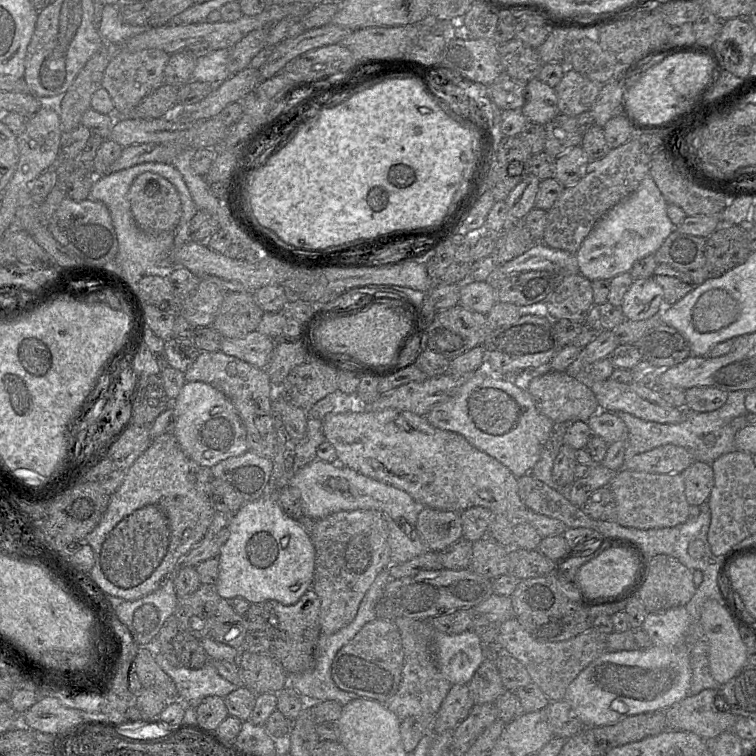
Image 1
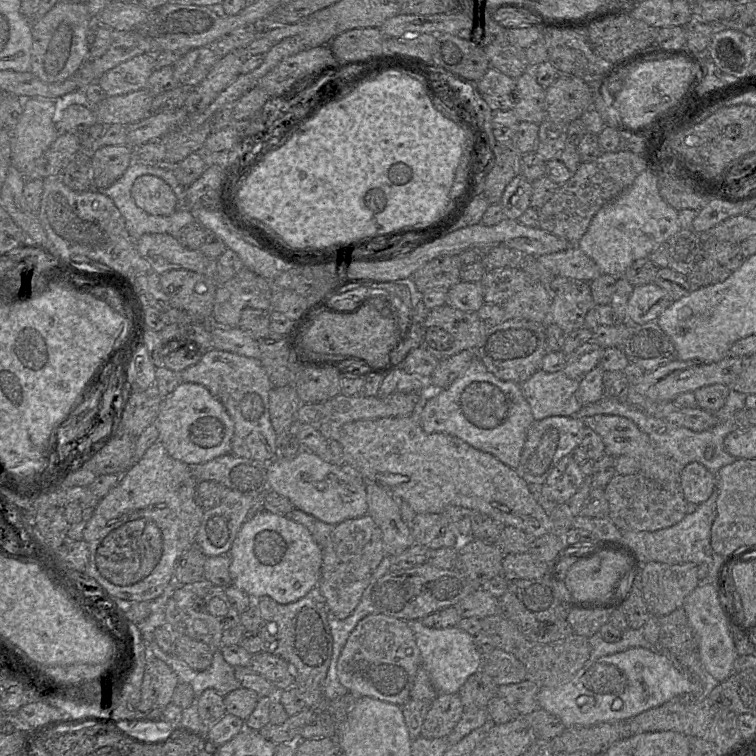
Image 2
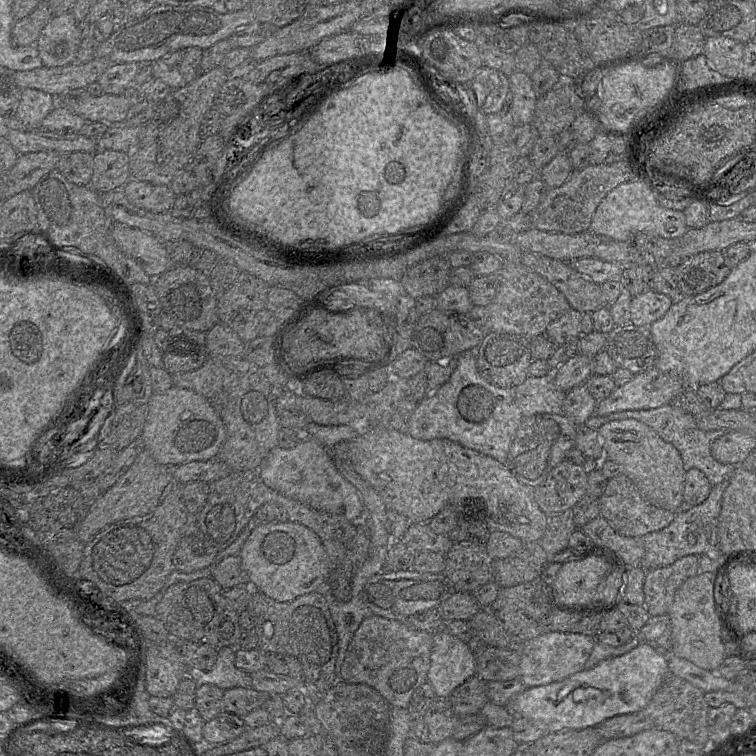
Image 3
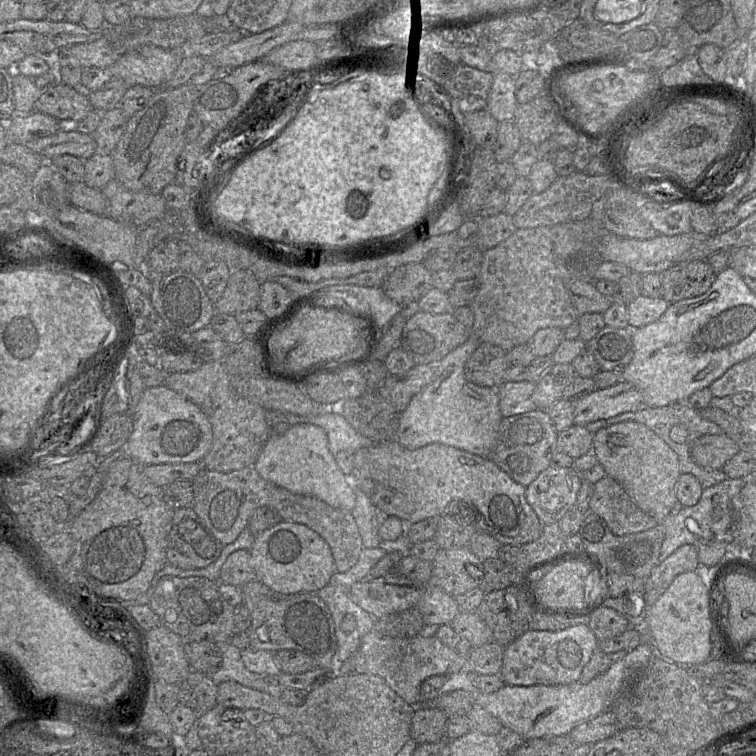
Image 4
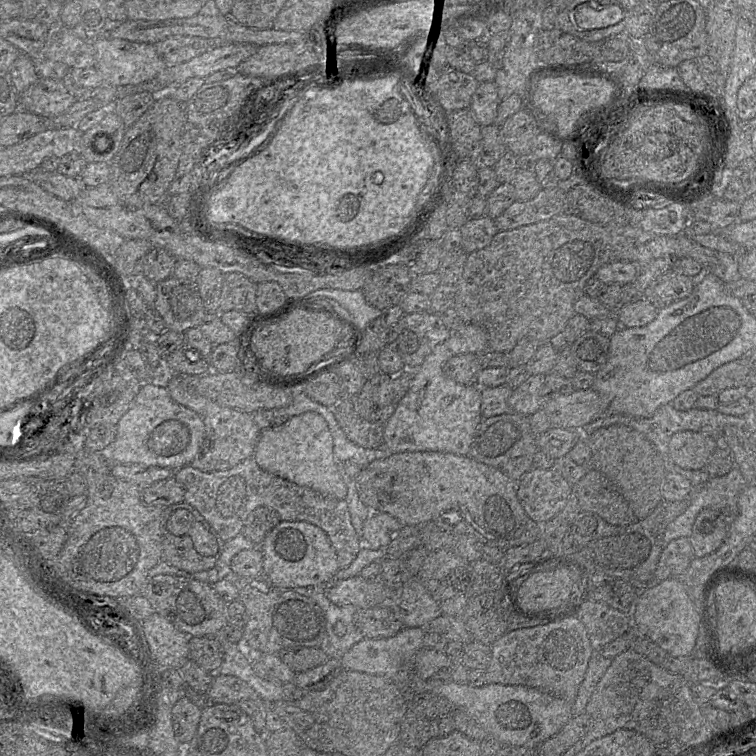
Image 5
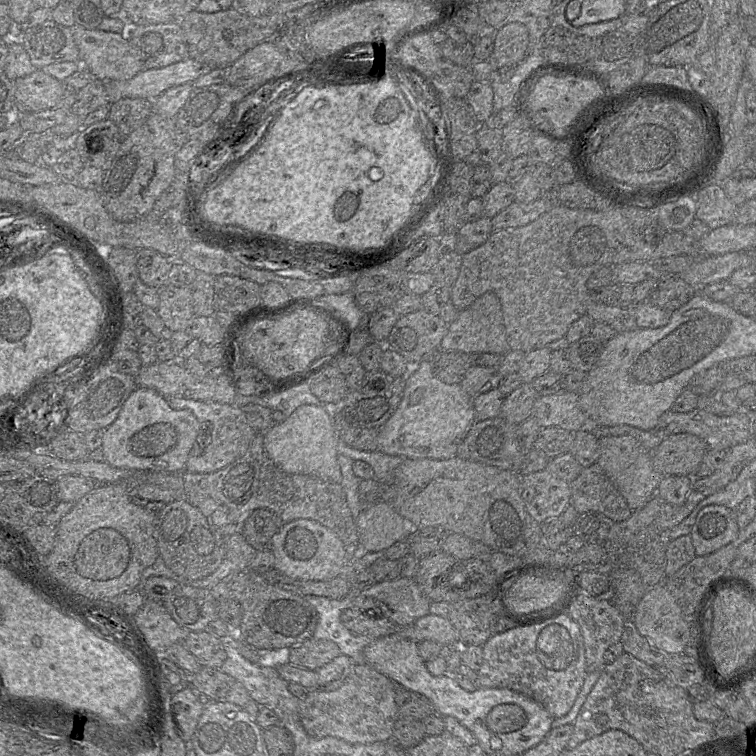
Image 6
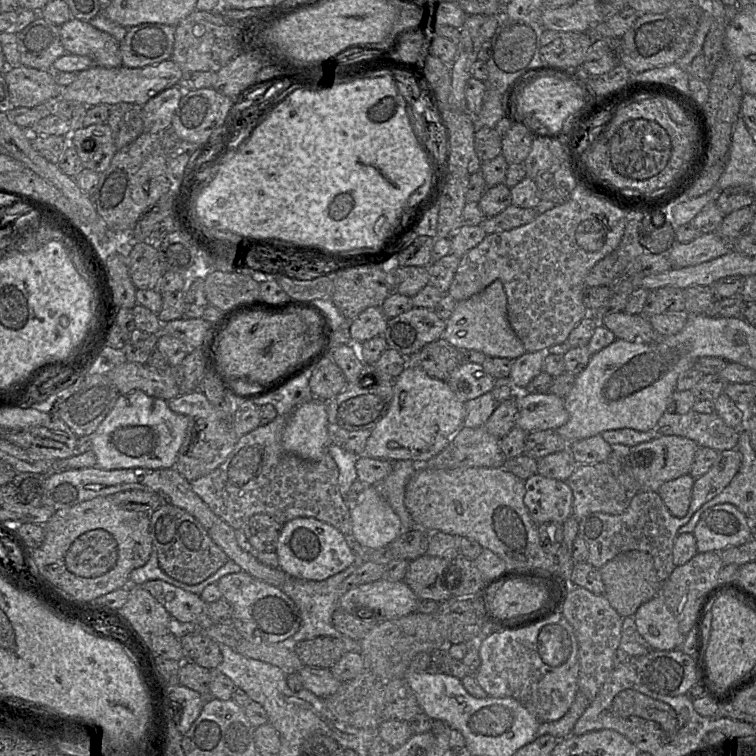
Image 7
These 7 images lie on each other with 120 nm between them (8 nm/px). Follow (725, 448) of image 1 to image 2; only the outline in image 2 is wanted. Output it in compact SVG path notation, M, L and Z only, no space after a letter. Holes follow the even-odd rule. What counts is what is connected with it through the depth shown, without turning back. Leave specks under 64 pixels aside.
M730 389L724 406L715 413L717 423L712 428L701 432L696 432L682 426L676 426L663 419L650 416L642 410L628 405L622 398L603 397L596 403L583 405L581 410L577 412L574 417L584 420L587 426L592 426L592 419L597 415L618 415L626 417L632 420L642 432L649 436L652 445L658 453L674 460L680 468L691 462L698 462L717 476L720 468L736 460L734 456L725 451L724 440L729 433L738 428L736 427L734 416L738 411L746 408L746 397L746 394ZM707 447L713 447L715 449L711 459L706 459L704 456Z

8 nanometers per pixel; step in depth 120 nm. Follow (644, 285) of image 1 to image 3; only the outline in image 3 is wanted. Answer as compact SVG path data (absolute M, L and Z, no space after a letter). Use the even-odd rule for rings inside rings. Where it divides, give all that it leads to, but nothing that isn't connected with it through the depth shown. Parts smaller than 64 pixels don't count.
M650 289L632 298L630 322L636 326L650 326L662 318L673 304L669 296Z

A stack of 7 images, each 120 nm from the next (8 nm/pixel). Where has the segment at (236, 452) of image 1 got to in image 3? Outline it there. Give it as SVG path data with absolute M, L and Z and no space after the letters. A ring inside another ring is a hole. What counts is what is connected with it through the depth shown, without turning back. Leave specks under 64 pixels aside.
M172 386L163 393L154 393L147 403L147 415L140 438L156 462L176 467L191 461L216 458L226 437L226 429L210 402L186 388Z

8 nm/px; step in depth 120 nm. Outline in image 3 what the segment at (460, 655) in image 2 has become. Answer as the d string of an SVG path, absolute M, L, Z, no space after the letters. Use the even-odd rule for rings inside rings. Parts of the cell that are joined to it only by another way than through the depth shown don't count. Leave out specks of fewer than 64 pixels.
M440 629L434 632L432 639L433 647L427 681L433 687L436 698L449 698L455 688L468 678L476 675L476 657L472 654L466 642L445 630Z

